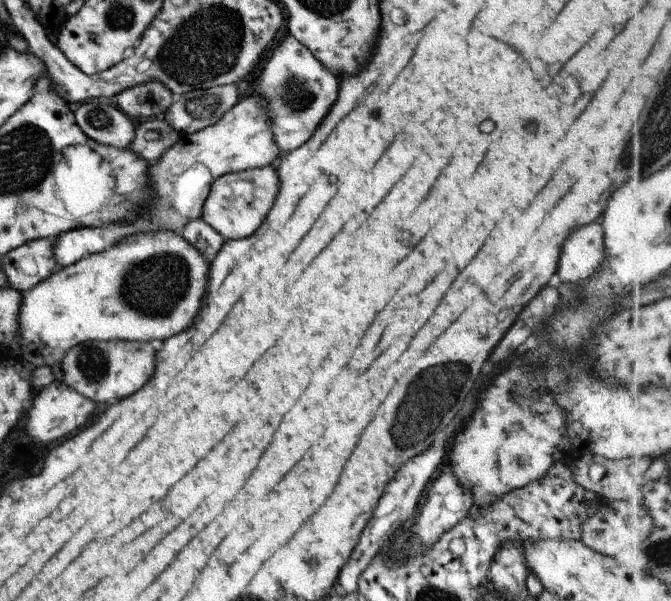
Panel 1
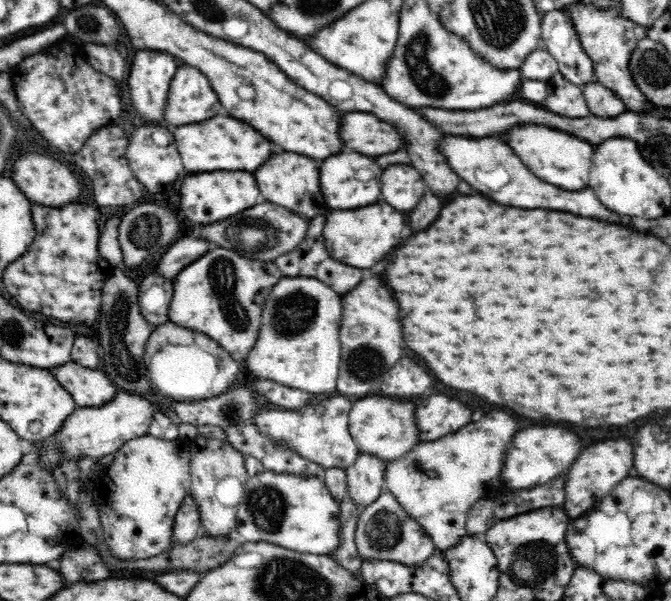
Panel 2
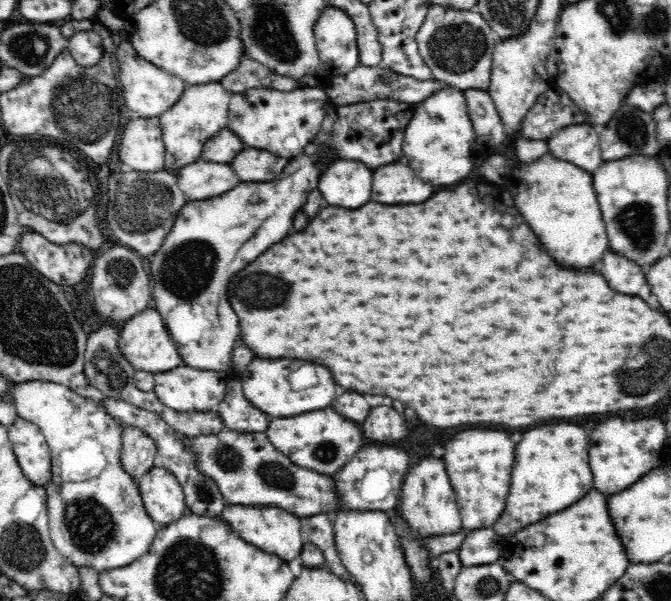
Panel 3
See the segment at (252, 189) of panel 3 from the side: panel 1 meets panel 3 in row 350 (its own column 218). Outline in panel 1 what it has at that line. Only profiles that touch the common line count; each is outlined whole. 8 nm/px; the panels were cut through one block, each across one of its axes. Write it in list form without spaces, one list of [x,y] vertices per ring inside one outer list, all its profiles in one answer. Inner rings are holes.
[[[267,165],[227,173],[211,183],[200,217],[215,232],[219,232],[223,236],[223,240],[245,238],[245,236],[253,234],[259,228],[259,224],[265,220],[269,208],[273,206],[277,186],[279,186],[279,178],[277,178],[277,172],[273,166]]]

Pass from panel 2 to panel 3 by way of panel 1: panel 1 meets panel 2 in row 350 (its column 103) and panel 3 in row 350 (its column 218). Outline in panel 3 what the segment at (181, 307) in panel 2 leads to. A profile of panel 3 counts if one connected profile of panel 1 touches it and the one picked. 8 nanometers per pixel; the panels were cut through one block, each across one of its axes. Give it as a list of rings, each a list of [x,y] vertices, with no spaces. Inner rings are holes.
[[[145,308],[133,317],[120,327],[118,349],[135,371],[163,373],[183,365],[176,343],[168,333],[162,315],[156,309]]]

